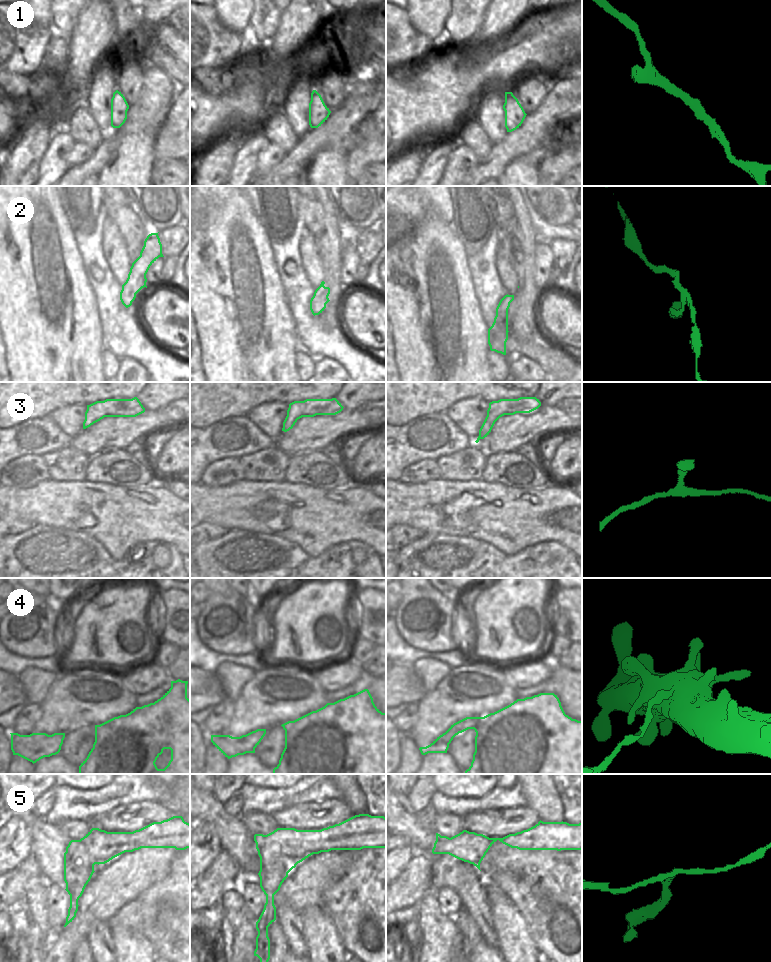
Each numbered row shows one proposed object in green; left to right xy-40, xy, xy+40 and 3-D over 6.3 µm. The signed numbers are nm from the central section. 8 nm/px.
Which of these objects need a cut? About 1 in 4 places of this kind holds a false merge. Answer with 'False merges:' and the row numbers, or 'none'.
False merges: 4, 5

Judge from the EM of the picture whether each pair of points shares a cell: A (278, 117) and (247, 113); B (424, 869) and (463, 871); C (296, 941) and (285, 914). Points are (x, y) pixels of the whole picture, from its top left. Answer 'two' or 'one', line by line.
A: two
B: two
C: one

